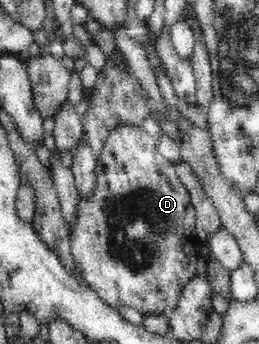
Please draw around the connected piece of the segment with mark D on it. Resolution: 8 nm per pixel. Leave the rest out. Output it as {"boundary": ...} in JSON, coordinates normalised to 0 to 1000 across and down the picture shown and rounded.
{"boundary":[[[471,358],[471,363],[448,363],[409,398],[409,416],[394,439],[367,453],[367,523],[344,576],[317,576],[301,561],[297,584],[301,637],[293,637],[286,654],[259,657],[259,666],[270,677],[286,773],[317,797],[324,823],[363,843],[378,863],[425,892],[486,887],[486,892],[510,892],[552,916],[633,913],[653,924],[668,904],[683,898],[683,881],[695,875],[699,849],[714,843],[718,823],[761,802],[761,765],[772,747],[764,724],[772,724],[776,698],[761,689],[761,669],[753,666],[753,605],[741,602],[734,564],[722,561],[718,541],[687,517],[672,477],[656,474],[602,430],[602,407],[552,369],[533,369],[525,360]]]}

